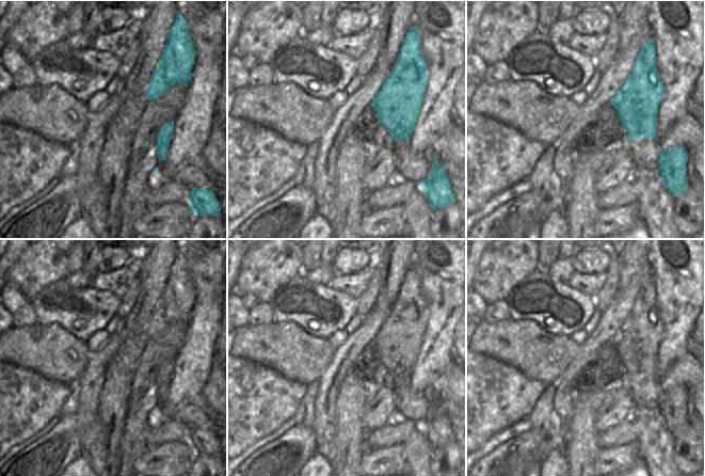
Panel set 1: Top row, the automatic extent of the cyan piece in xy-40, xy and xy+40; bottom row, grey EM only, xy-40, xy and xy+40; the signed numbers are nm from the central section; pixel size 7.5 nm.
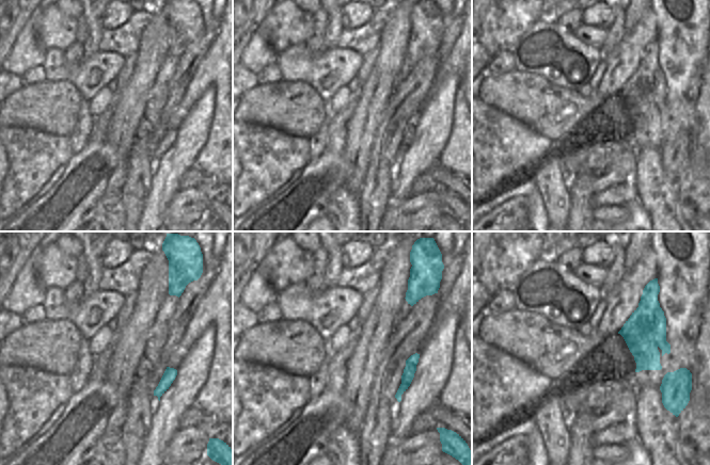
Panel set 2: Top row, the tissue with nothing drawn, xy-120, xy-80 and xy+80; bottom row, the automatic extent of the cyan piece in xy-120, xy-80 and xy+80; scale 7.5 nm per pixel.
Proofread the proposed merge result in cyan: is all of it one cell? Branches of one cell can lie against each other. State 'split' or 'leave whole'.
split

